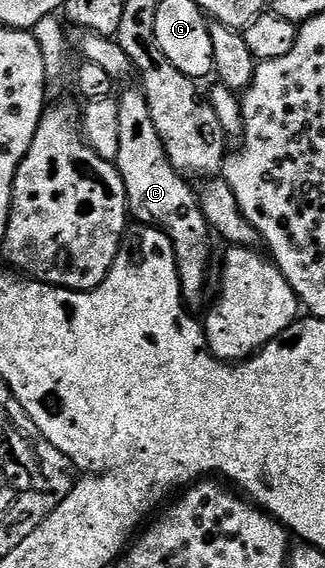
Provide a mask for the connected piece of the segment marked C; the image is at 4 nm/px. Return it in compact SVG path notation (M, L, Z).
M142 89L127 90L118 95L117 101L117 156L113 159L119 169L121 180L127 193L127 208L130 217L139 224L150 224L159 227L169 236L175 253L175 263L179 269L179 286L183 289L184 303L192 311L204 309L203 297L207 294L207 261L211 258L211 238L213 231L203 215L201 198L191 191L186 177L173 168L169 156L165 152L165 144L161 140L161 132L157 132L157 124L153 124L153 112L149 112L149 100L143 95Z

